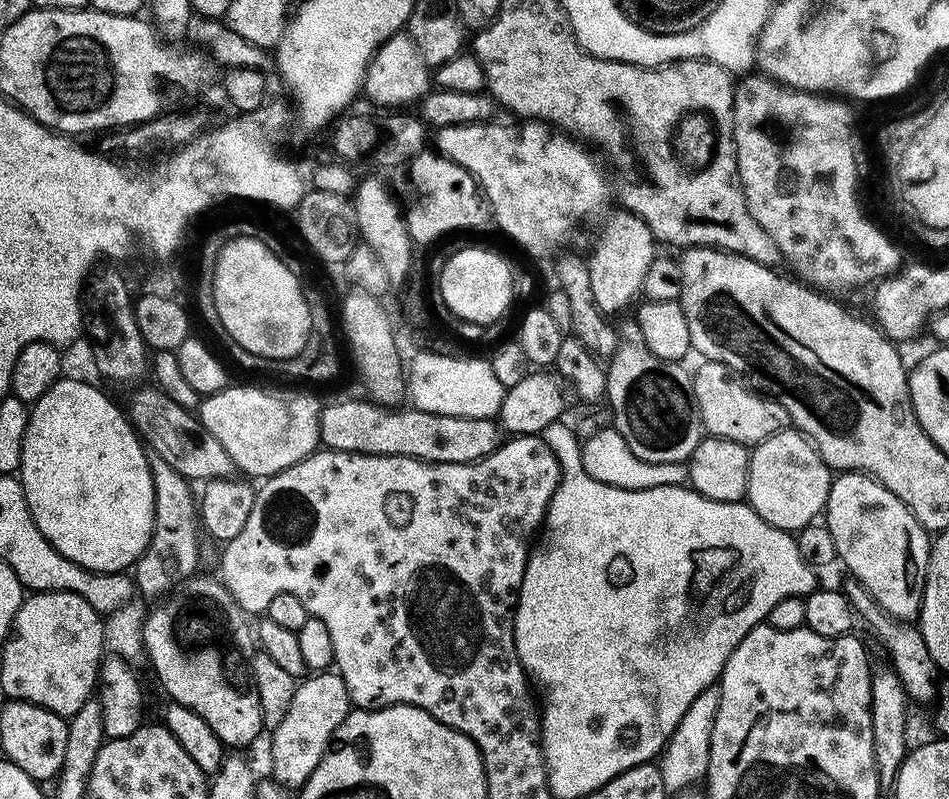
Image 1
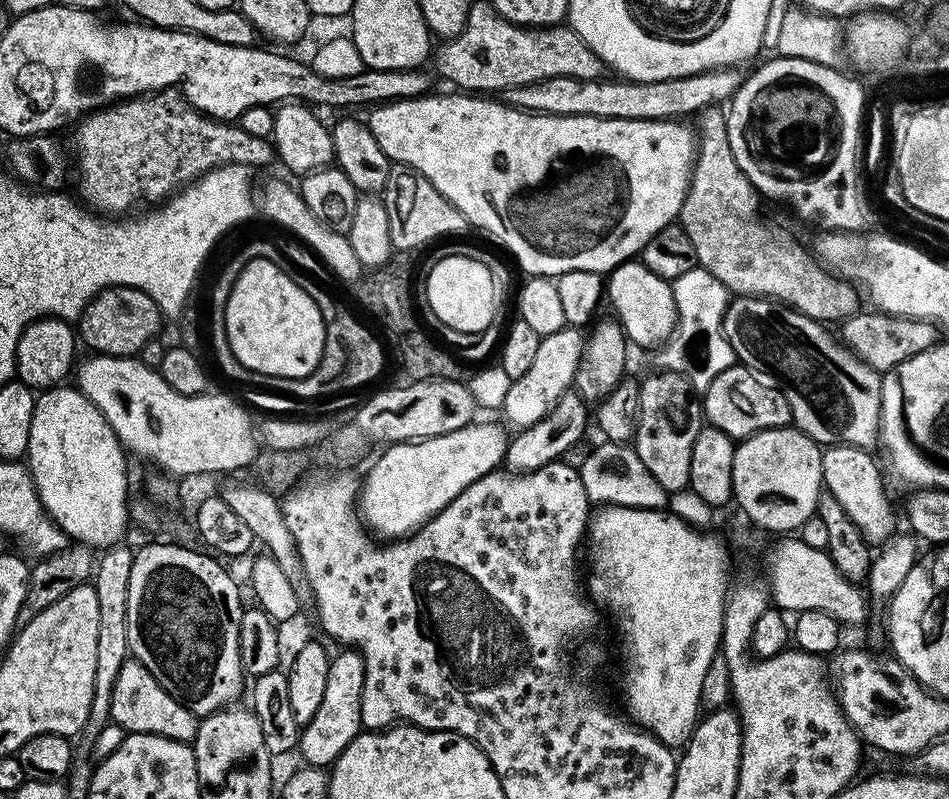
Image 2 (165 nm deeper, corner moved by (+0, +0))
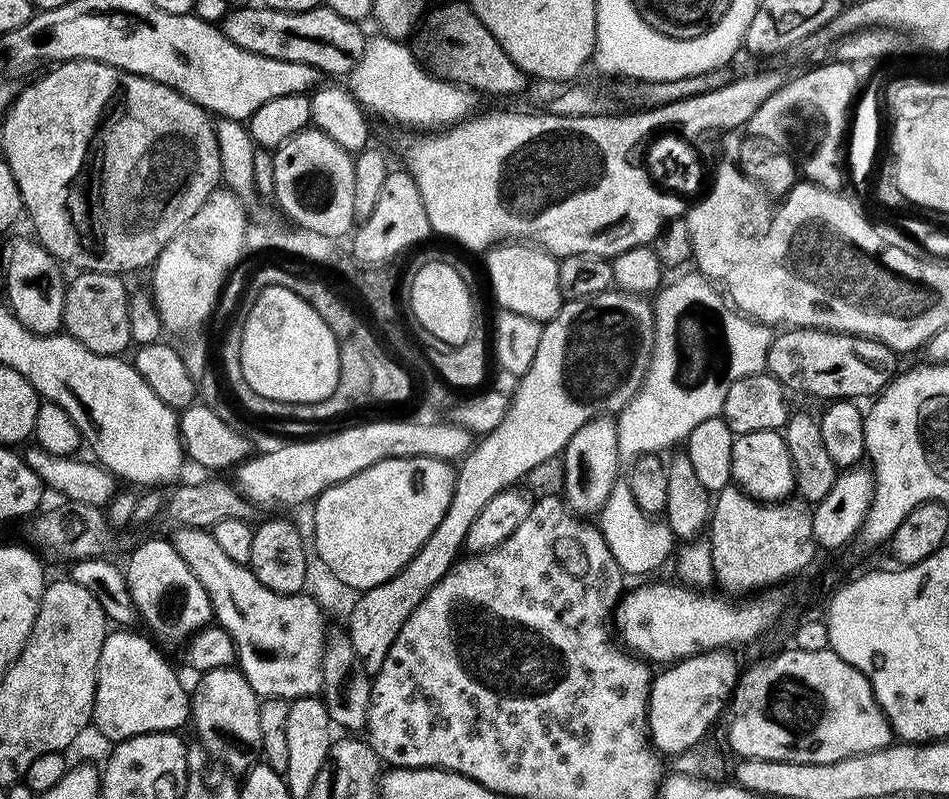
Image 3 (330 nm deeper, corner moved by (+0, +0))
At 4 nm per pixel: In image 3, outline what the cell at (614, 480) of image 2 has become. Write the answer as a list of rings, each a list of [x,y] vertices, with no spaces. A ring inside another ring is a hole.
[[[617,482],[604,507],[598,513],[598,527],[604,534],[608,549],[618,562],[621,572],[629,577],[640,576],[643,572],[652,572],[664,559],[674,552],[674,535],[664,522],[655,524],[656,520],[643,512],[636,504],[627,483]]]

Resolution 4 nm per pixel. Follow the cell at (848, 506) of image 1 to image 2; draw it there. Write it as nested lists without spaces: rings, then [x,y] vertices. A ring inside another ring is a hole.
[[[849,444],[825,447],[822,452],[822,474],[827,495],[838,498],[842,510],[846,510],[850,522],[858,526],[869,545],[880,546],[891,540],[897,531],[896,516],[884,493],[884,480],[872,454],[867,448],[855,448]]]

